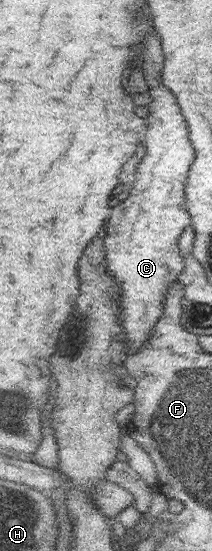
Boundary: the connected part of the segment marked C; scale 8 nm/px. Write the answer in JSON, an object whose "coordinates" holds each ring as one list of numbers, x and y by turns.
{"coordinates":[[160,83,152,85,149,92,153,102,148,116,148,153,138,171,138,183,113,208,106,227,108,235,104,238,109,272,120,284,121,322,130,356,148,348,148,342,165,315,169,293,186,269,180,243,185,229,193,221,186,199,188,177,196,161,190,125,172,89]]}

